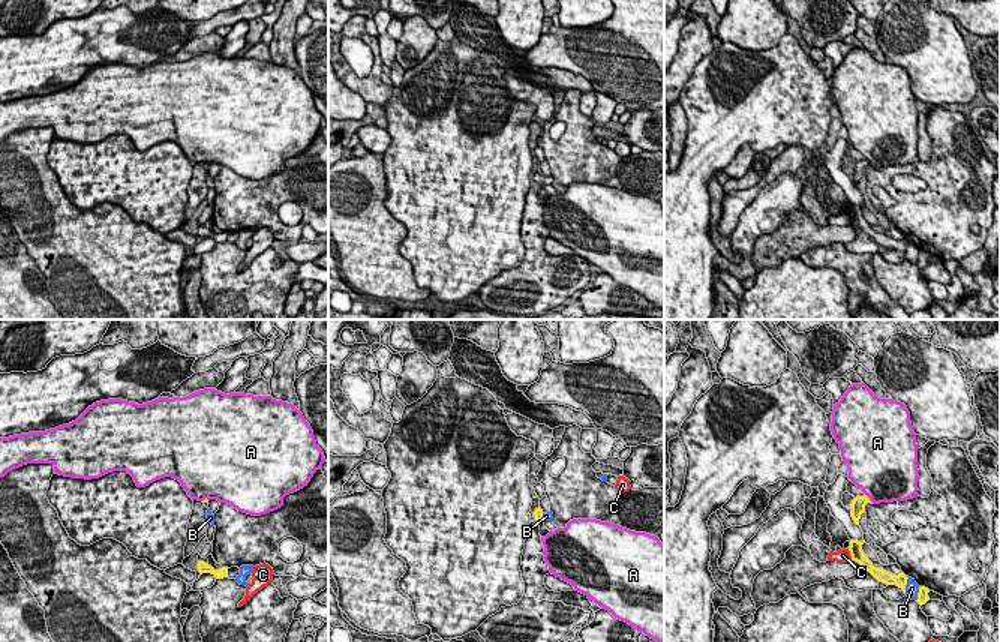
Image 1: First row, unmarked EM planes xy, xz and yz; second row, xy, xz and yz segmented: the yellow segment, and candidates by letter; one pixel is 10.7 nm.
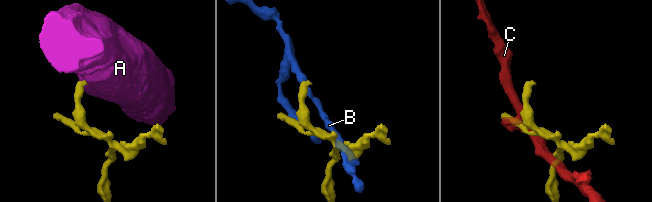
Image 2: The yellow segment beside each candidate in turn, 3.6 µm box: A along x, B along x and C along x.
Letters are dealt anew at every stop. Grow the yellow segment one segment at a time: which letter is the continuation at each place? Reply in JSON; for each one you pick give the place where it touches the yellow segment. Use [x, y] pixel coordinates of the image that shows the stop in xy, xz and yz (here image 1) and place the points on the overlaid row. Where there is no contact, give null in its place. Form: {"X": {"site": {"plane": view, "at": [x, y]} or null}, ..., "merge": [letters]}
{"merge": []}

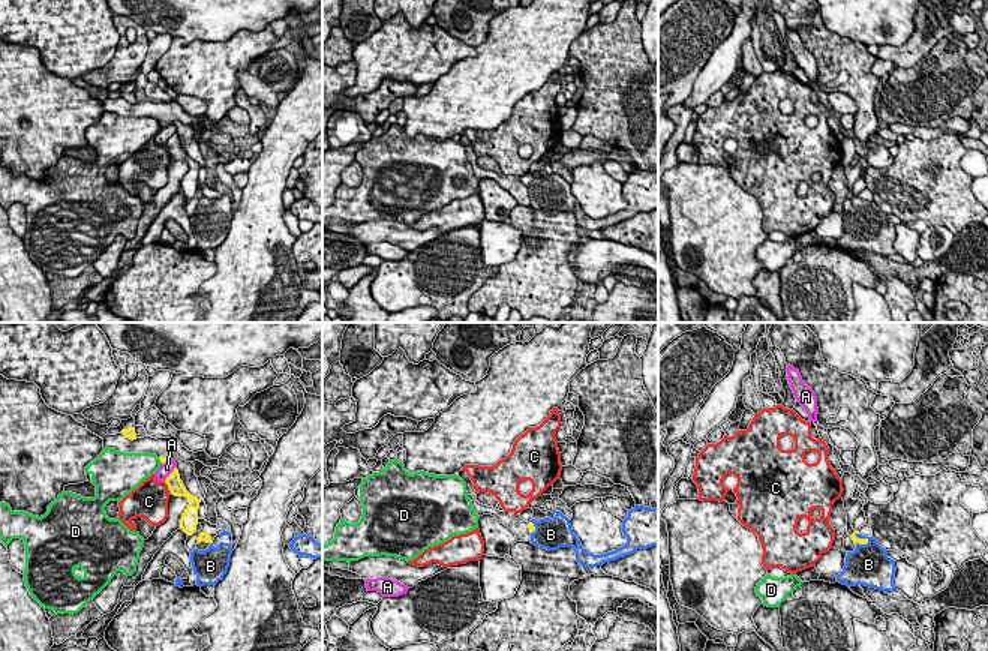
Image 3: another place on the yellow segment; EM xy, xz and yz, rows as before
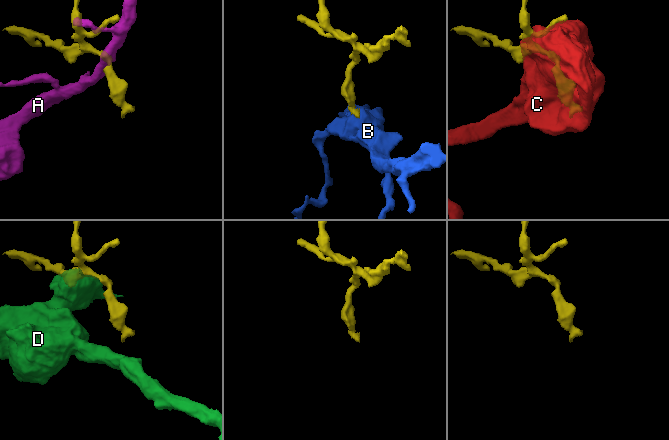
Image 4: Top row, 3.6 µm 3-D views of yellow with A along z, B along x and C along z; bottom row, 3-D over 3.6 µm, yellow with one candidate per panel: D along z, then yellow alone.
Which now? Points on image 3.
{"B": {"site": {"plane": "yz", "at": [861, 539]}}, "merge": ["B"]}

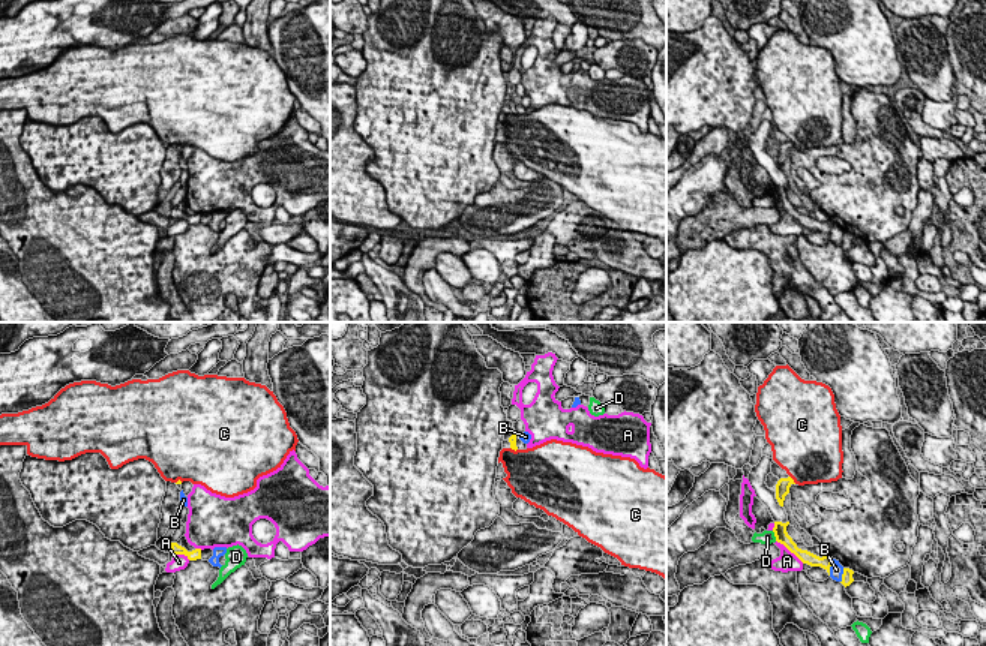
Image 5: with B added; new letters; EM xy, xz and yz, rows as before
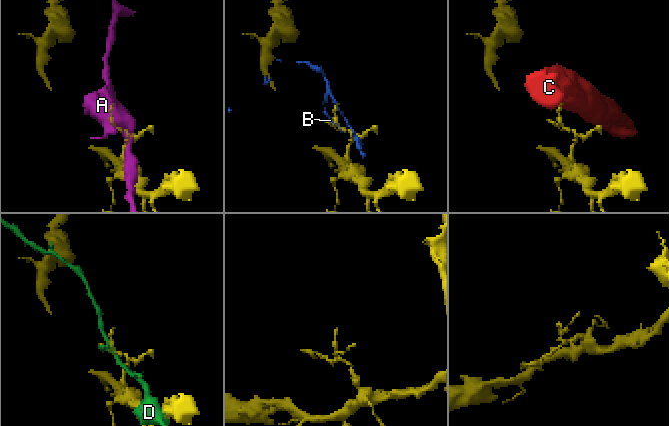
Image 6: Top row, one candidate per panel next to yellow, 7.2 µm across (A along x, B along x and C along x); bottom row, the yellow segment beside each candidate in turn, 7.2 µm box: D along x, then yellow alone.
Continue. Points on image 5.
{"merge": []}

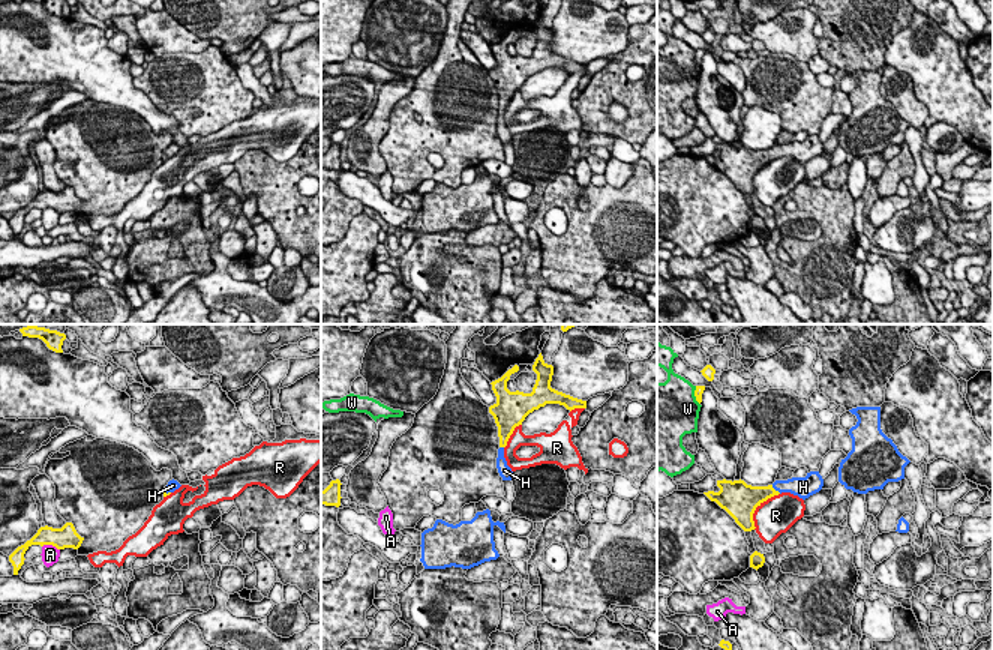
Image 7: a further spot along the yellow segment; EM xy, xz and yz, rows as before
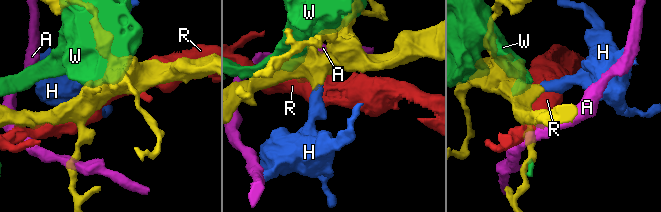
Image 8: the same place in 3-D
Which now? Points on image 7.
{"H": {"site": {"plane": "yz", "at": [774, 490]}}, "merge": ["H"]}

